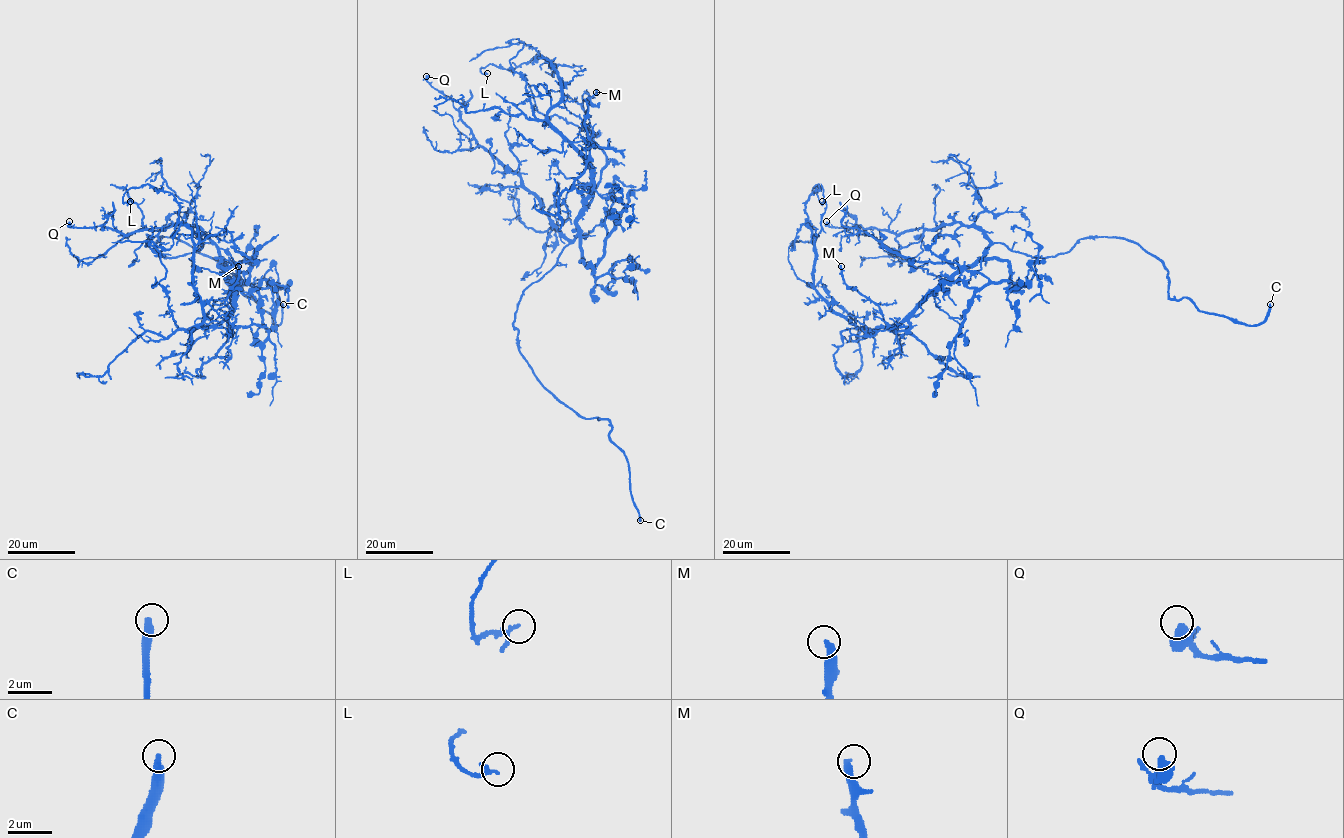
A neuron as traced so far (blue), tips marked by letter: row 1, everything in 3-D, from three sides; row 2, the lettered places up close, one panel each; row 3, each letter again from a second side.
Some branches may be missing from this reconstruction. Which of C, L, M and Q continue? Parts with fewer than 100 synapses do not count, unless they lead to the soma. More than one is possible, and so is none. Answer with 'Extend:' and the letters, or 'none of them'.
Extend: C

